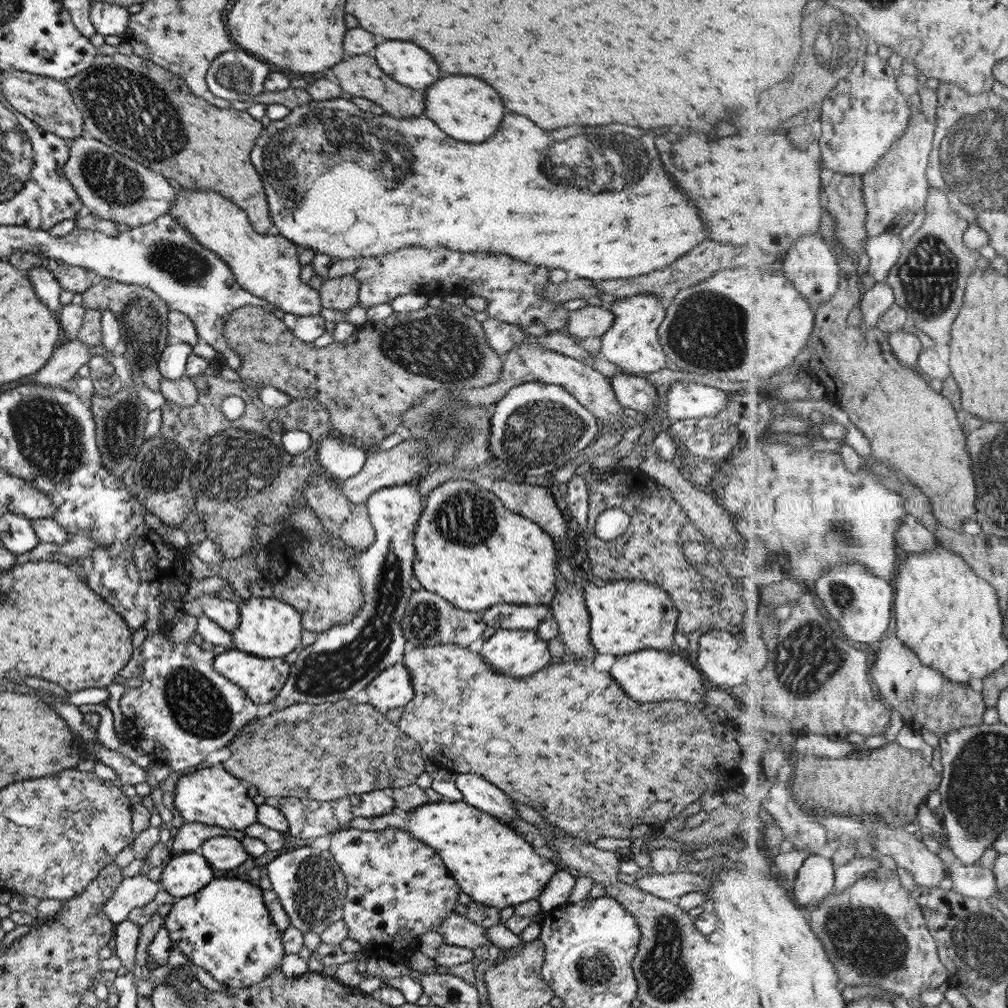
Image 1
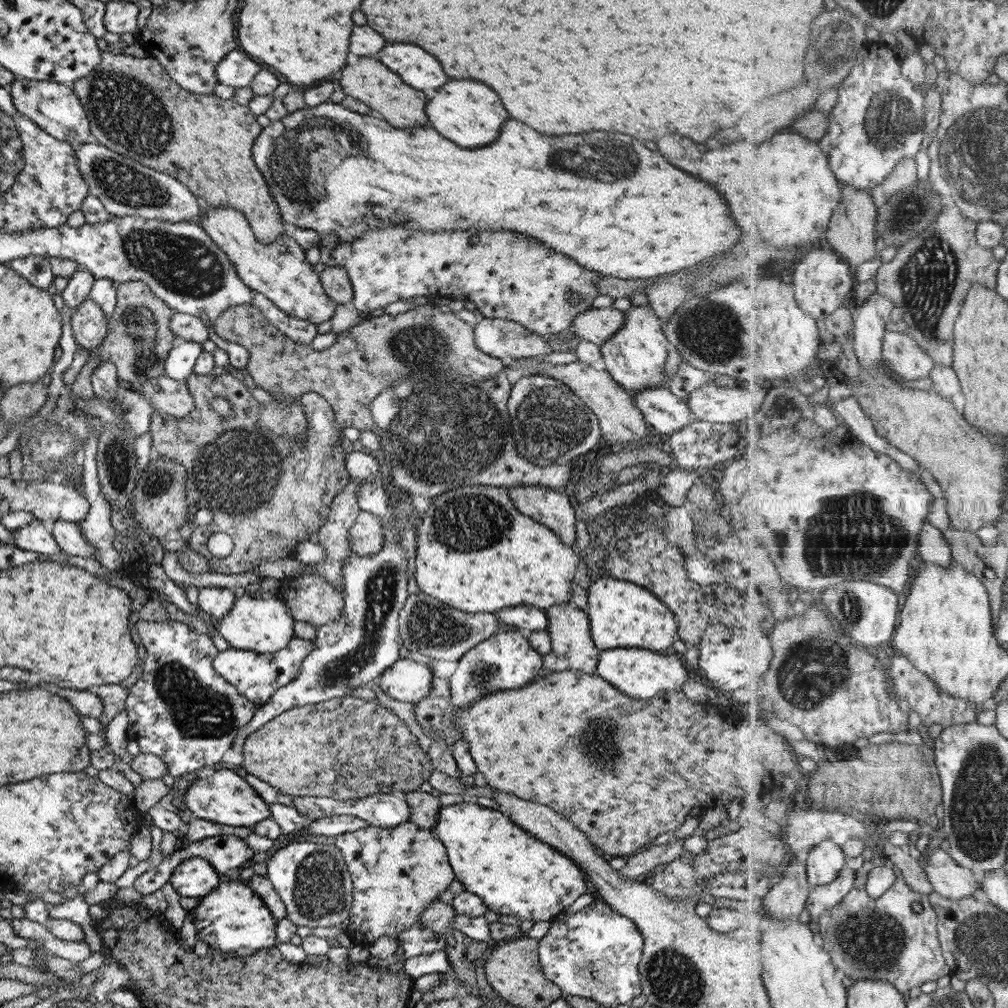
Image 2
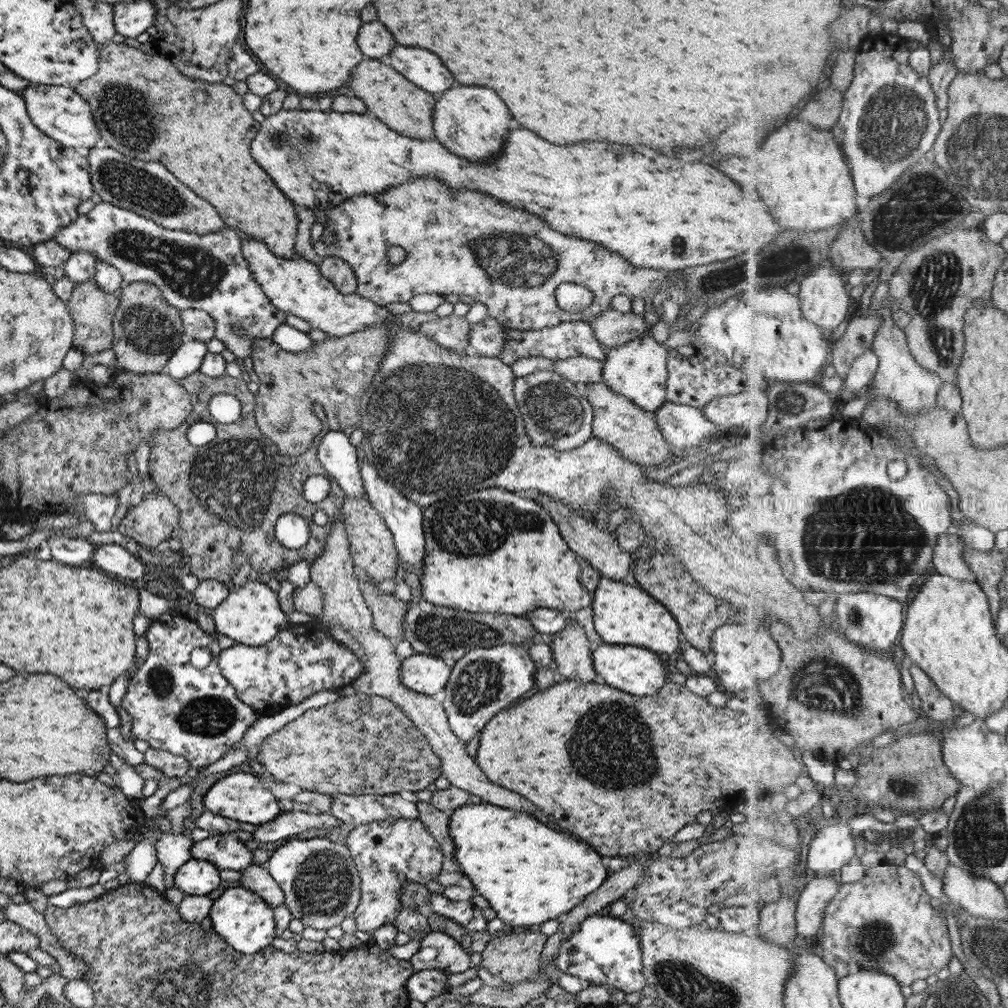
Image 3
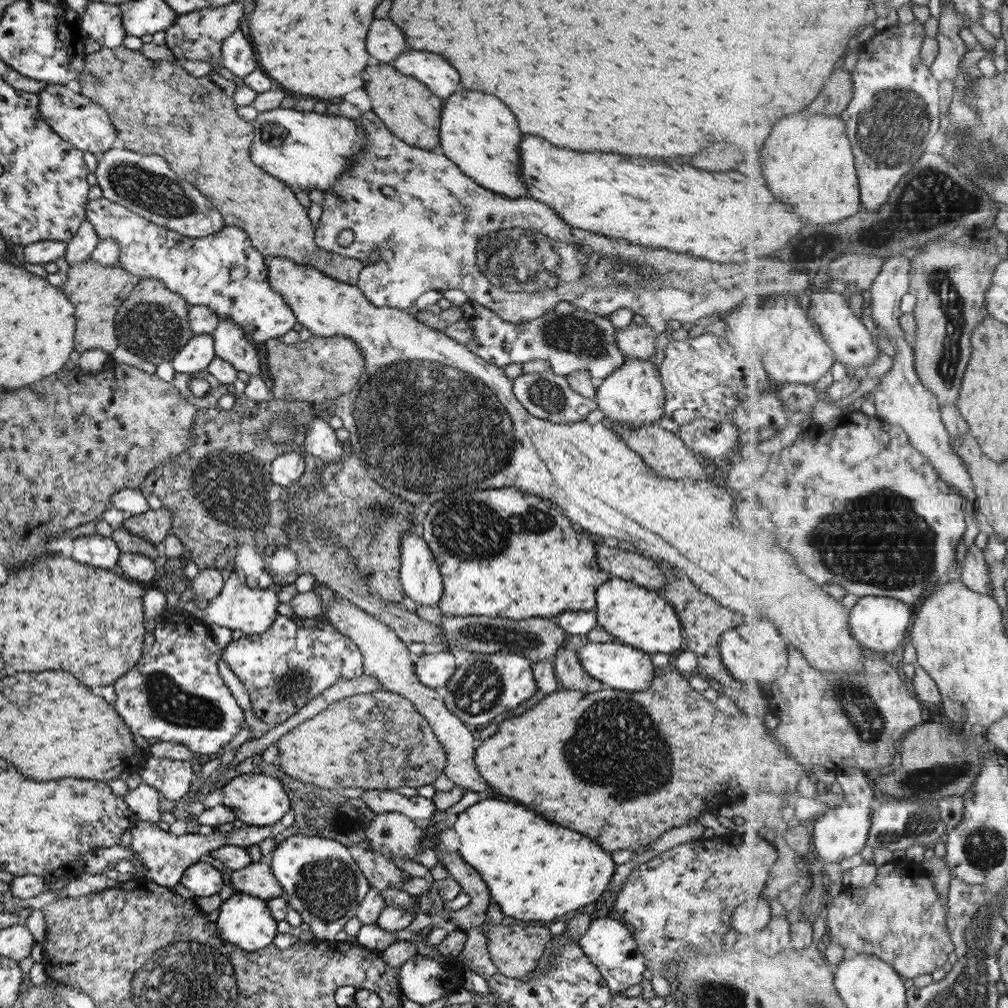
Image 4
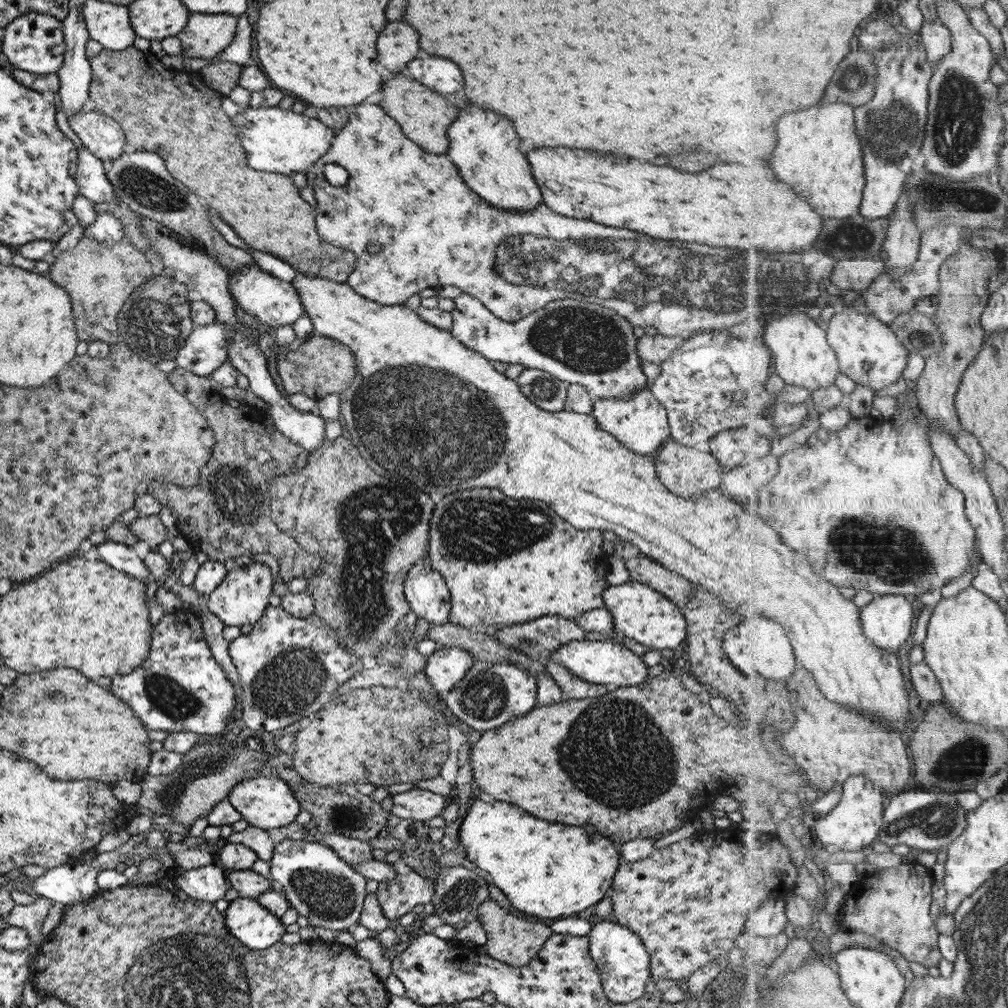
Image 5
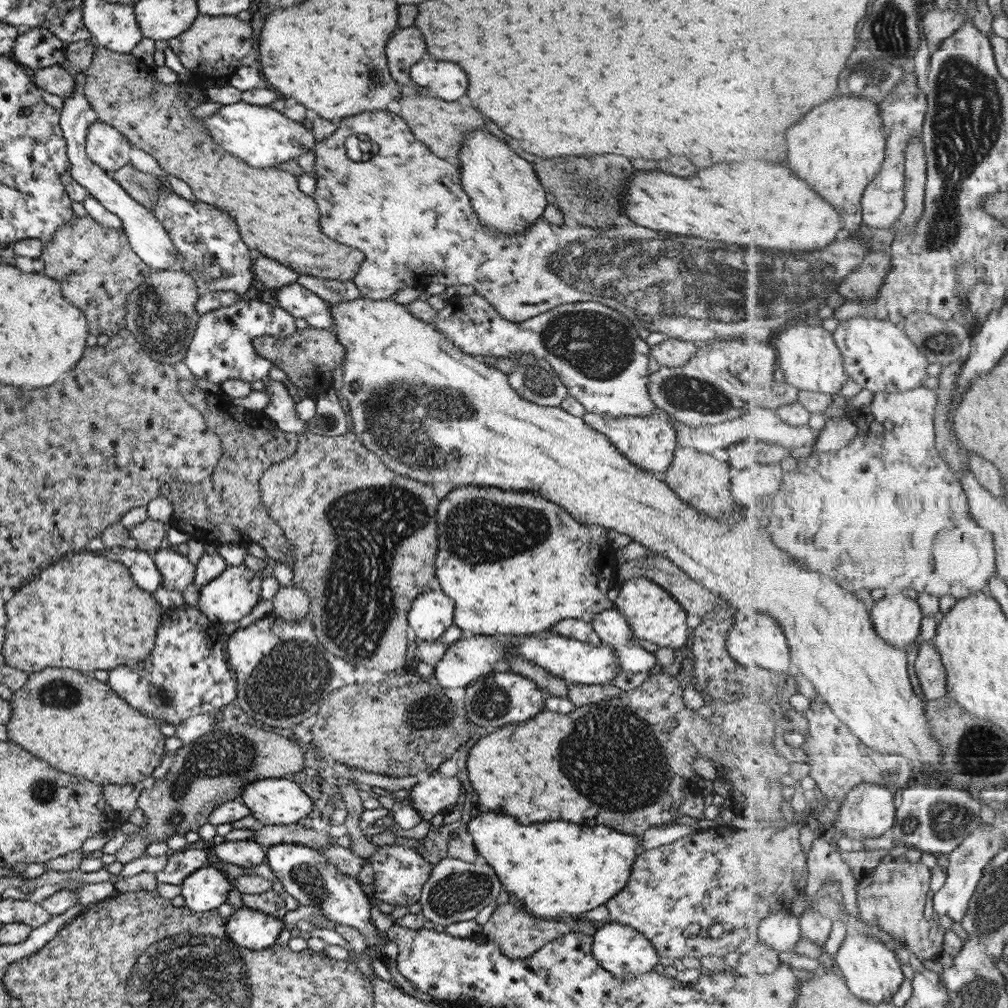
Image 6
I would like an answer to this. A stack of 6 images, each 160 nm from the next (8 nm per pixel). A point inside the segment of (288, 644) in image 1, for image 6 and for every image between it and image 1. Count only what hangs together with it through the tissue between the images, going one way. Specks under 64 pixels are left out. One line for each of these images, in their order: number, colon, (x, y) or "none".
2: (262, 623)
3: (250, 615)
4: (237, 607)
5: (241, 598)
6: (232, 594)

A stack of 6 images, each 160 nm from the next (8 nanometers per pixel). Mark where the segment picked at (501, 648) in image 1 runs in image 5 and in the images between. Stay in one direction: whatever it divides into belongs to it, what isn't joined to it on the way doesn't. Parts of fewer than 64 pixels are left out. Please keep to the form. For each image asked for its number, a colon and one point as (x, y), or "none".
2: (503, 661)
3: (483, 681)
4: (484, 685)
5: (488, 694)

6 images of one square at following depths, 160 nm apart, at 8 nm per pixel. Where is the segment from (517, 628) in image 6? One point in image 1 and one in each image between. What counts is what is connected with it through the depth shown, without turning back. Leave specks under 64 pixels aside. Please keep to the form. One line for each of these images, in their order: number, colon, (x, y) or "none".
1: (484, 555)
2: (474, 551)
3: (508, 557)
4: (536, 564)
5: (478, 537)

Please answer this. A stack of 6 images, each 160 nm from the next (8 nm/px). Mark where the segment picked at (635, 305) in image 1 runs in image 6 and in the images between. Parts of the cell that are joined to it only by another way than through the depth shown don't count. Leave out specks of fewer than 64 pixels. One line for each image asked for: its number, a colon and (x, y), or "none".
2: (634, 354)
3: (636, 370)
4: (632, 395)
5: (637, 421)
6: (648, 442)

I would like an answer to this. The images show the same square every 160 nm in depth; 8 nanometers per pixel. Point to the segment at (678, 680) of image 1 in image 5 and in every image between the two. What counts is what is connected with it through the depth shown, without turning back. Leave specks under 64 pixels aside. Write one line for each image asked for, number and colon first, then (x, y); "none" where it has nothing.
2: (639, 673)
3: (636, 671)
4: (618, 666)
5: (601, 662)

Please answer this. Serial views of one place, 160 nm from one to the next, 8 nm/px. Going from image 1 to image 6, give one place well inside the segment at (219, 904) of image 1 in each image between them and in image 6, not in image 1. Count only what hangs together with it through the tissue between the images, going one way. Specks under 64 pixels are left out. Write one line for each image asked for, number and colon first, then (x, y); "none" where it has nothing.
2: (232, 919)
3: (244, 921)
4: (244, 921)
5: (254, 927)
6: (251, 929)

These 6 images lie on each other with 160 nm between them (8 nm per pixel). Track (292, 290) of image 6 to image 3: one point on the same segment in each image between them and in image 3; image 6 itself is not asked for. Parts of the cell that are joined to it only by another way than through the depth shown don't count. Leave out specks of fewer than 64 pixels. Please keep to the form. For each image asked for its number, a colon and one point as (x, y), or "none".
3: (208, 273)
4: (223, 271)
5: (273, 303)

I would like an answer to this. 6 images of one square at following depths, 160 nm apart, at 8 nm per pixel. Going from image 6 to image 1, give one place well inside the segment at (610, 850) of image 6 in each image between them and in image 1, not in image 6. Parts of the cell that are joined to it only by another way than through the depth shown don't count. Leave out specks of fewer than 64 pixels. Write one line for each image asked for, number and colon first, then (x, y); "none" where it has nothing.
1: (492, 865)
2: (513, 874)
3: (528, 874)
4: (534, 871)
5: (546, 870)

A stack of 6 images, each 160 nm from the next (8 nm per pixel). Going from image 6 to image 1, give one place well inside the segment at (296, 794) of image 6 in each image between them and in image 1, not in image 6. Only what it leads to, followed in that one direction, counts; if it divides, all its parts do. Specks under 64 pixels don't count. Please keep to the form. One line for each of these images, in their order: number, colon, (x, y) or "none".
1: (212, 796)
2: (224, 797)
3: (239, 796)
4: (257, 800)
5: (264, 801)

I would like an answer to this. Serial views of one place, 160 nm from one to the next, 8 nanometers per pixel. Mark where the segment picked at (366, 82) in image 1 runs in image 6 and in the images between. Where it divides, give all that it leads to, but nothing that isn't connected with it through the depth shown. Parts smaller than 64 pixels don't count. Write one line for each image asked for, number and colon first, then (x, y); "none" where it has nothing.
2: (368, 81)
3: (404, 108)
4: (409, 111)
5: (423, 117)
6: (440, 124)

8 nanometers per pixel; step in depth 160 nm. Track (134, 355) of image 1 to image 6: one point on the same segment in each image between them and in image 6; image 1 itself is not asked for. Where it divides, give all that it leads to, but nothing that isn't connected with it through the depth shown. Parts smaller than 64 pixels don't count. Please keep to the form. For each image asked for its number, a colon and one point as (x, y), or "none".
2: (137, 340)
3: (144, 327)
4: (152, 322)
5: (154, 322)
6: (160, 314)

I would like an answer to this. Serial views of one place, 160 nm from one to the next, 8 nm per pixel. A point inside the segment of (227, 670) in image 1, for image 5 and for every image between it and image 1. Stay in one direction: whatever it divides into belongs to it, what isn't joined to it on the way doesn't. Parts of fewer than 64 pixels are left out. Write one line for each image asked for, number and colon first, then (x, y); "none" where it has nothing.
2: (256, 676)
3: (298, 661)
4: (294, 660)
5: (288, 667)

